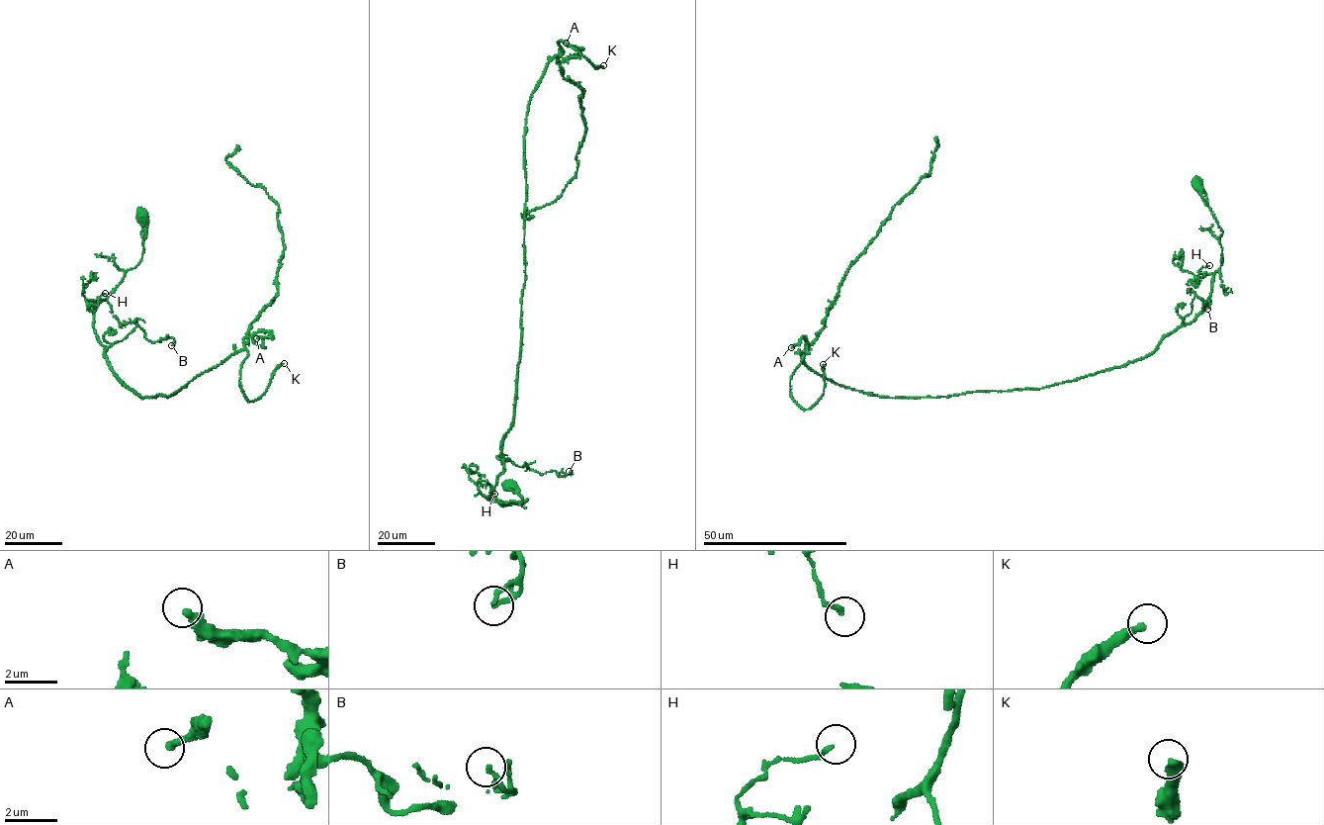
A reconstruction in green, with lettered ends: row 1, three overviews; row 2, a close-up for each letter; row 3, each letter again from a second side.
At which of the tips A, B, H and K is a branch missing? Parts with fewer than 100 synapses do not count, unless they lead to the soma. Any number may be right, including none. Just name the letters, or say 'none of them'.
K

